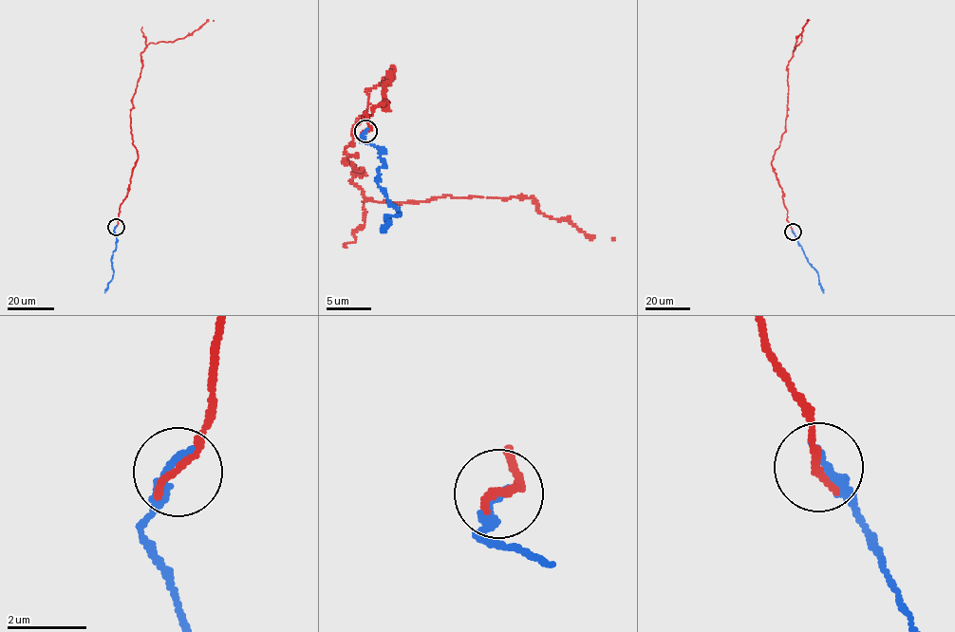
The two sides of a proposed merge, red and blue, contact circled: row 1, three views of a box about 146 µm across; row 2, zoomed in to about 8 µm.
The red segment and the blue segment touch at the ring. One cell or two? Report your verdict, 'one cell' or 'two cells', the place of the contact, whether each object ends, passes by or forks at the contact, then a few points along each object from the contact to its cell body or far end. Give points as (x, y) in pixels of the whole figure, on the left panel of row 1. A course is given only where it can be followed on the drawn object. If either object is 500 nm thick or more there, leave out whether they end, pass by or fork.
one cell; at (116, 227); red ends there; blue ends there; red runs (116, 227), (138, 157), (130, 111), (142, 66), (140, 53), (151, 43), (183, 38), (207, 21), (214, 21); blue runs (116, 227), (116, 248), (111, 260), (114, 273), (104, 292)

